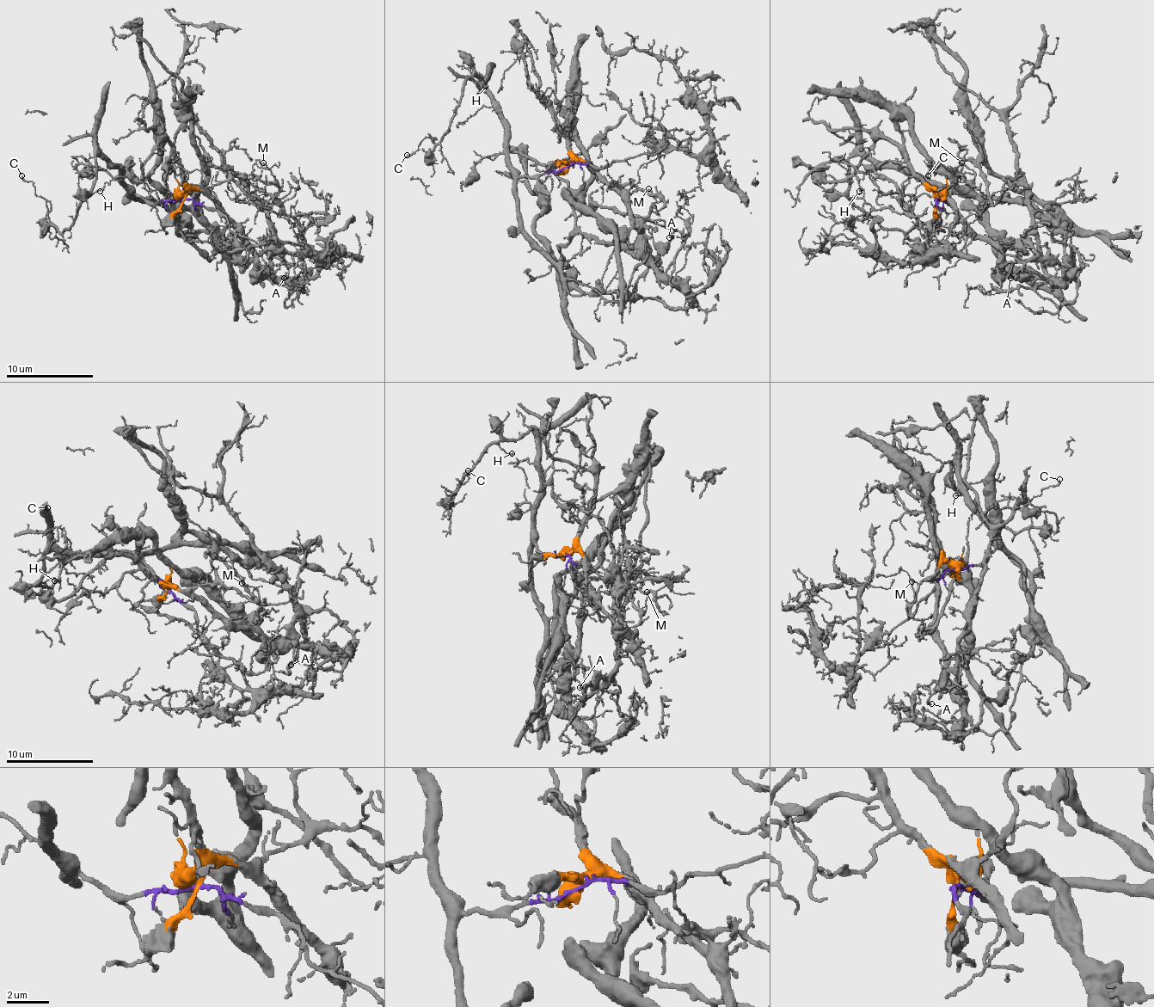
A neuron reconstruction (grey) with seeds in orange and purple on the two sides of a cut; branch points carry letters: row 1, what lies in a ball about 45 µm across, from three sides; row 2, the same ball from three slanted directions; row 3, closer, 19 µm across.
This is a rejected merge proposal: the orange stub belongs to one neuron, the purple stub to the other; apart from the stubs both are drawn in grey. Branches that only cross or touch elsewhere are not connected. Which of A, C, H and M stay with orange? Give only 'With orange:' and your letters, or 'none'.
With orange: A, M

